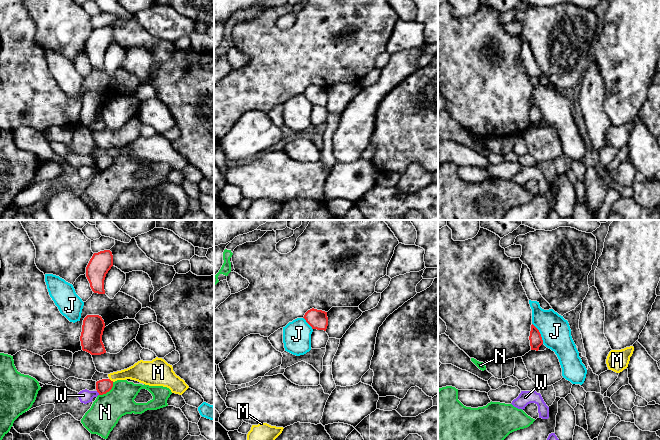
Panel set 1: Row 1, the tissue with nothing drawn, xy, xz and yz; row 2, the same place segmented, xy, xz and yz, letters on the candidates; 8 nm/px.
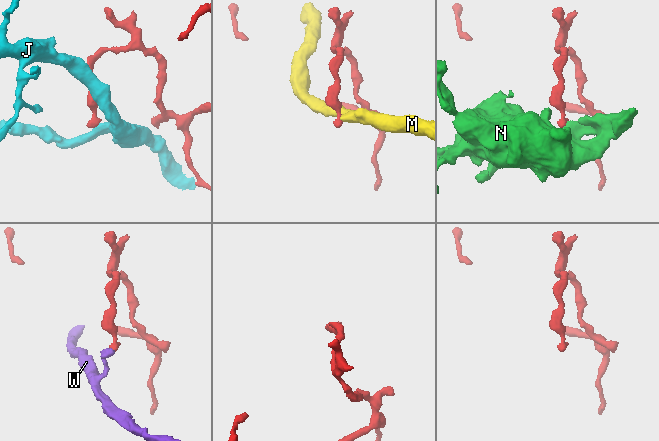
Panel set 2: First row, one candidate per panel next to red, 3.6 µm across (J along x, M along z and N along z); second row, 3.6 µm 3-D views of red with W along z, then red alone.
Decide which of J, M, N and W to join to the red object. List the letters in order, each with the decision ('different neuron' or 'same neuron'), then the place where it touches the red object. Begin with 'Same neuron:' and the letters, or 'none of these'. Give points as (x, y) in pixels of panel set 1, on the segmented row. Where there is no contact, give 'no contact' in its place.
Same neuron: none of these
J: different neuron; meets red in yz at (539, 333)
M: different neuron; meets red in xy at (110, 380)
N: different neuron; meets red in xy at (108, 391)
W: different neuron; meets red in xy at (98, 392)

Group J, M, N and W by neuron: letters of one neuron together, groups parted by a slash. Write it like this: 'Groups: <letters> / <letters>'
Groups: J / M / N / W

